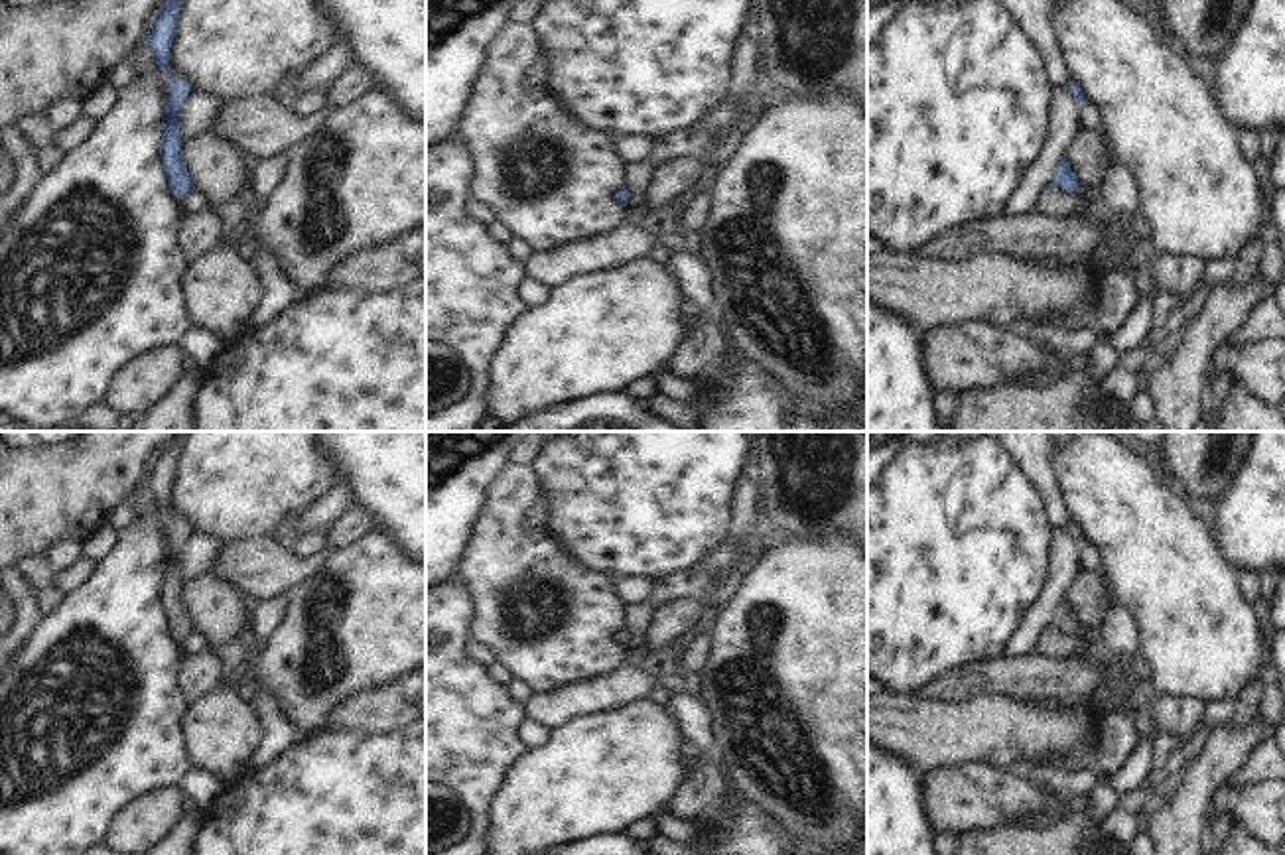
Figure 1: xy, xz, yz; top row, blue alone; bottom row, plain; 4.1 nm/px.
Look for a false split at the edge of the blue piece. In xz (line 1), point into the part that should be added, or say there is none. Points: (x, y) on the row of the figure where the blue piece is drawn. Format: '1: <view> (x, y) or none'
1: none

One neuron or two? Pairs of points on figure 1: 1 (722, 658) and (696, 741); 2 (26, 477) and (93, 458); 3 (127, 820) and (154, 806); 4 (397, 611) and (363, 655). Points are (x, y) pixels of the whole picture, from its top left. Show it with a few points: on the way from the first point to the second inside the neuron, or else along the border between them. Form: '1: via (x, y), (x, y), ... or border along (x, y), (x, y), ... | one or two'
1: border along (694, 694), (708, 714), (712, 751) | two
2: via (42, 477), (73, 477), (77, 473) | one
3: via (133, 820), (140, 820), (148, 812) | one
4: via (387, 621), (363, 645) | one

